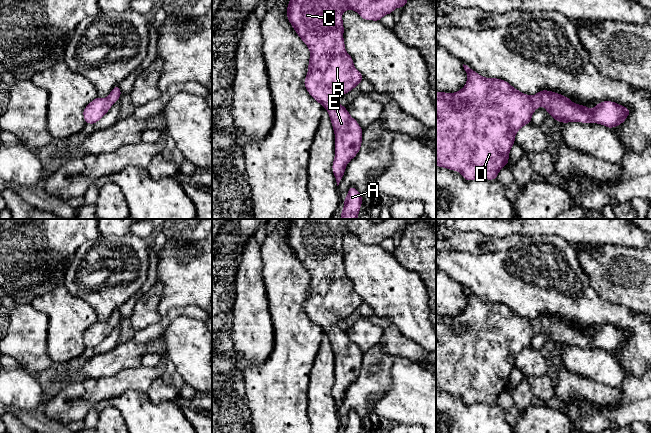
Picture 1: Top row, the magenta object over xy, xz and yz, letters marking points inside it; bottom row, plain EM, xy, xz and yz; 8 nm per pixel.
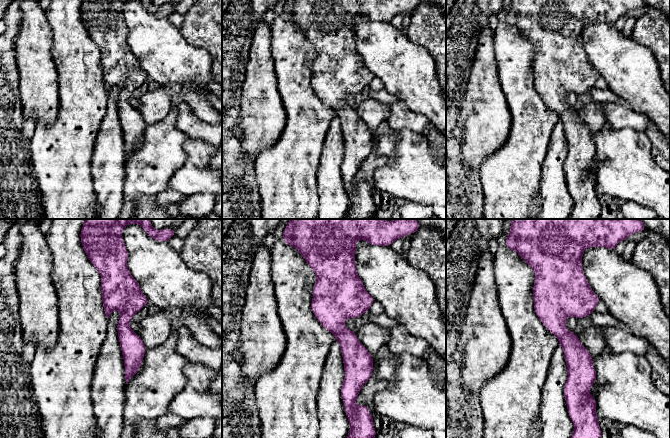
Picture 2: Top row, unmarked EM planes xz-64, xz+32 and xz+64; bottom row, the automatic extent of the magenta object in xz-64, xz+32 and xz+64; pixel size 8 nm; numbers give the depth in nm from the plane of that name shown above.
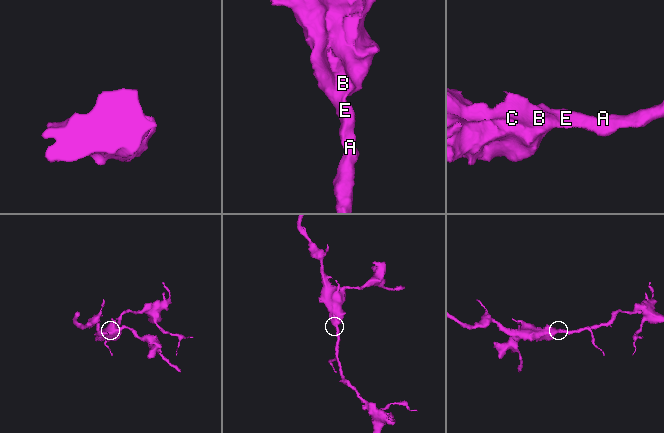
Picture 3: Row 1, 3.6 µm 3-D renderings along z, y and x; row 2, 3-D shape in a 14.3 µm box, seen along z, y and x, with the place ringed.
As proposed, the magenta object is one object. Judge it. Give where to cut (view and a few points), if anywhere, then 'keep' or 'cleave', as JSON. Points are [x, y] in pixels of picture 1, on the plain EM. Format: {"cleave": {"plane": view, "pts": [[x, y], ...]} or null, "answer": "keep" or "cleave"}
{"cleave": null, "answer": "keep"}

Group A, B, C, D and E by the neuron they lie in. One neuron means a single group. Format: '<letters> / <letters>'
A B C D E

